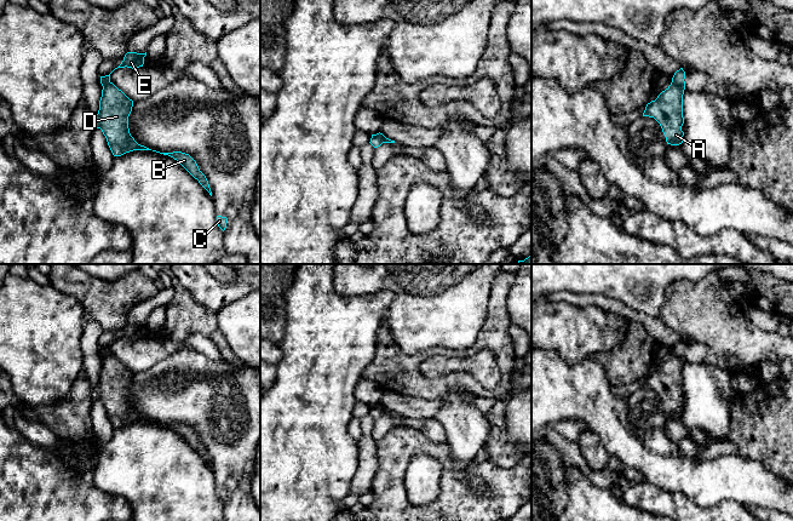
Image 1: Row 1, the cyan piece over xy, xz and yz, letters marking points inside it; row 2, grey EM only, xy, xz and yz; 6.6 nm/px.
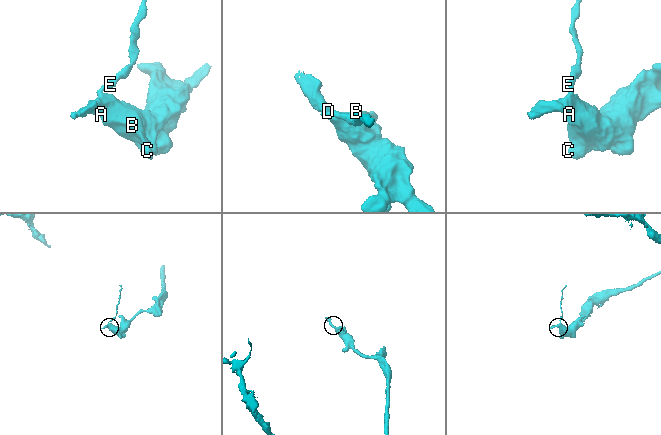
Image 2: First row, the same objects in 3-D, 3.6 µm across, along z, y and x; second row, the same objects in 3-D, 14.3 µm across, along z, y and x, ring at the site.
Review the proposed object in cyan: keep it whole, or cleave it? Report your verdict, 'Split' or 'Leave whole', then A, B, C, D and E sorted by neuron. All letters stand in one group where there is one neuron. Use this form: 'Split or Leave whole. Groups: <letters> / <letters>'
Split. Groups: A B C D / E

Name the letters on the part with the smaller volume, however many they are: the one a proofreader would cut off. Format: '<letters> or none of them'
E

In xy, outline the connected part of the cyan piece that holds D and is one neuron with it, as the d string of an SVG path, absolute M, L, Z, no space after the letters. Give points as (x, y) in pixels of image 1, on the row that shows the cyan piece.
M113 82L103 86L99 110L92 116L92 128L100 128L114 156L133 150L151 150L138 144L130 133L128 116L133 101Z

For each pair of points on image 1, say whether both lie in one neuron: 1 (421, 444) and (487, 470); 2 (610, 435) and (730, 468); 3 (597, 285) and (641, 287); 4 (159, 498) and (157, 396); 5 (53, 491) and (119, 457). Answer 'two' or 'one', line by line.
1: one
2: one
3: one
4: two
5: two

